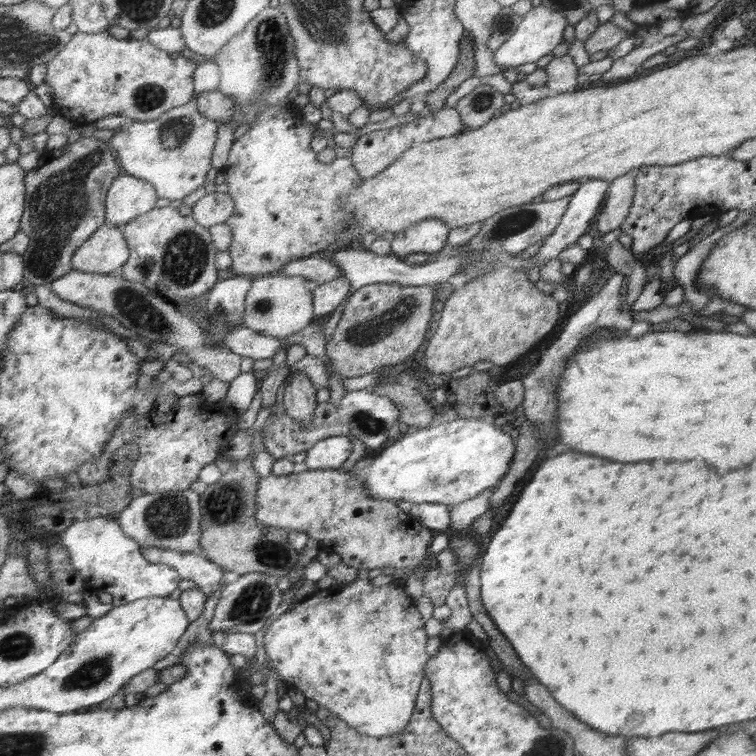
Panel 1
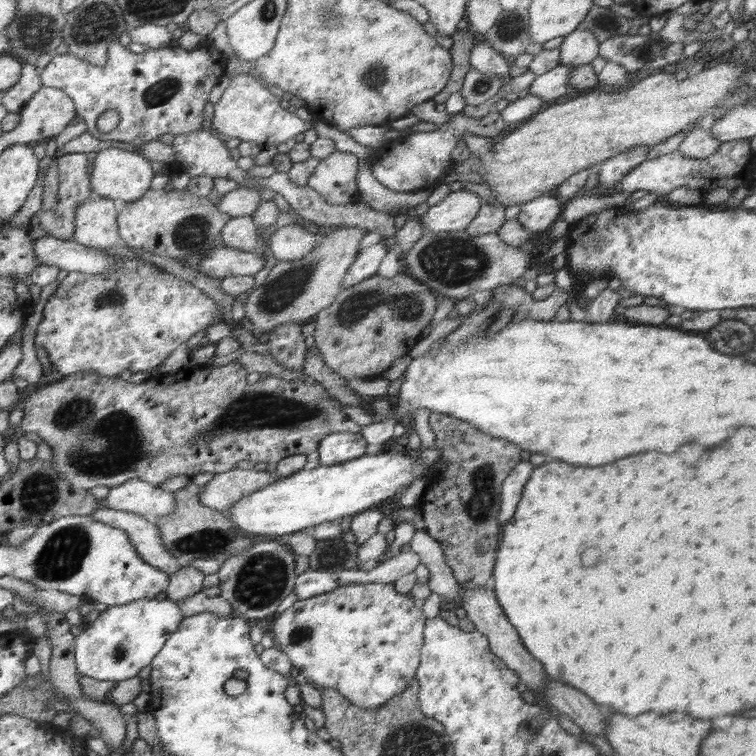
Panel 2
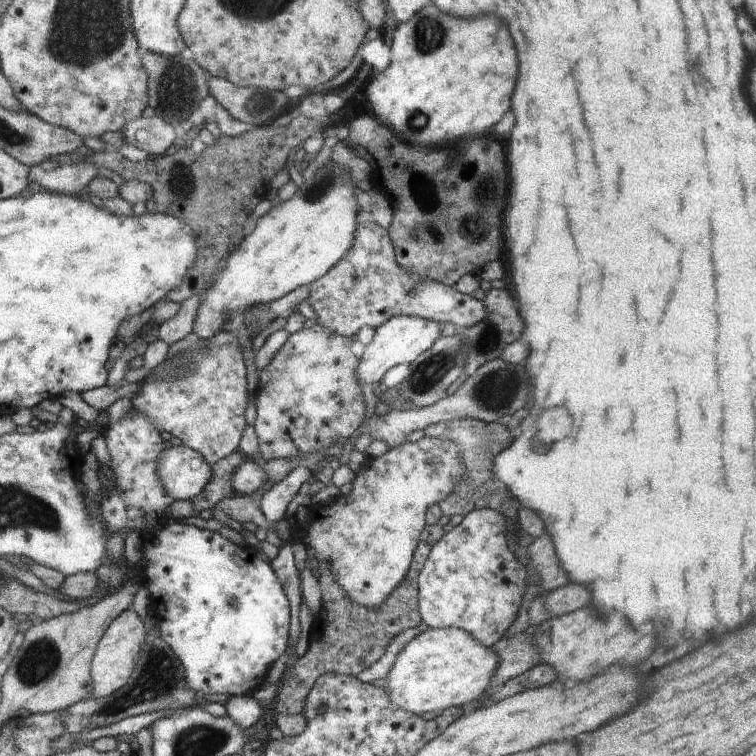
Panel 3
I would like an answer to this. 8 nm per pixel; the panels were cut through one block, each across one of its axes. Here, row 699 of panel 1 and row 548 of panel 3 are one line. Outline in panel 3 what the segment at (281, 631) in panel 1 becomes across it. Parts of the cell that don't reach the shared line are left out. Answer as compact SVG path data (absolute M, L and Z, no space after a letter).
M424 436L416 442L390 447L382 456L365 457L362 468L355 473L351 492L347 496L339 494L329 504L310 504L308 522L304 526L296 524L292 539L311 544L316 562L326 564L334 572L336 582L350 602L378 608L405 581L405 574L409 574L425 530L428 508L450 495L456 482L465 478L466 467L456 442L441 440L438 436Z

